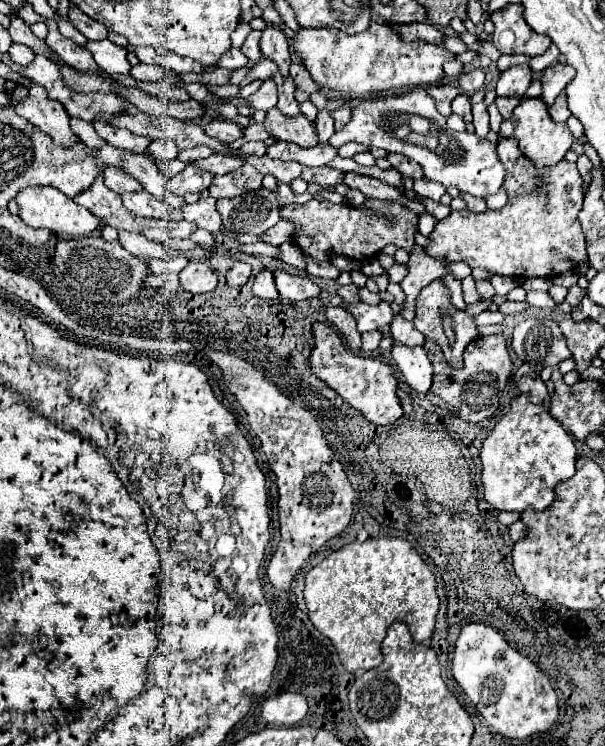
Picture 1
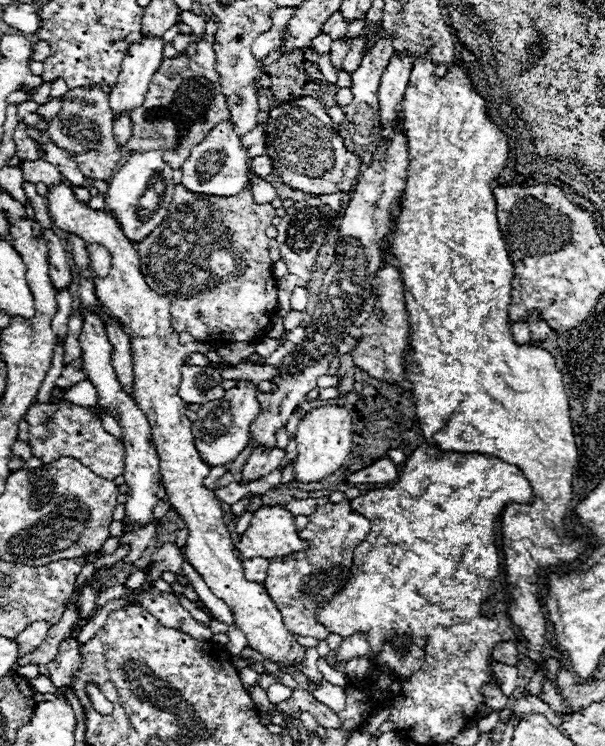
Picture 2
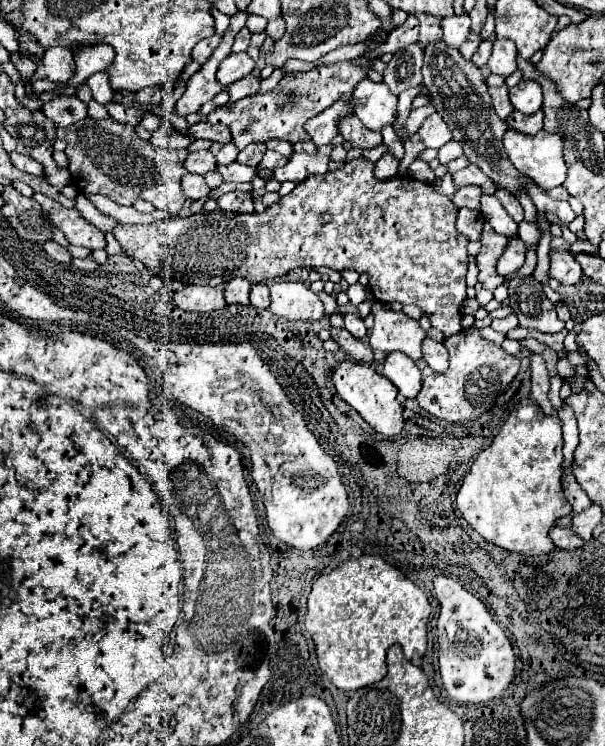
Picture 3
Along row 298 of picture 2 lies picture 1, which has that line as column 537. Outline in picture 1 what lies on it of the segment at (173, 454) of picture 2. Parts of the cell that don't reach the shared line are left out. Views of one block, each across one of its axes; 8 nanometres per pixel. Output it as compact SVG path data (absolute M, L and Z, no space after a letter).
M524 98L520 102L520 106L514 110L514 114L502 122L498 133L501 138L516 138L520 142L522 154L528 156L534 166L558 164L574 144L574 138L572 138L568 126L556 124L550 118L544 102L540 102L540 98Z

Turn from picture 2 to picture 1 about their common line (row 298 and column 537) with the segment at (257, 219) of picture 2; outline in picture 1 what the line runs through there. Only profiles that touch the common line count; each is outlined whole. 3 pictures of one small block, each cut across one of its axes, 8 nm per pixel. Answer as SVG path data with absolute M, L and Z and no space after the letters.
M504 138L498 142L498 158L506 170L504 190L508 192L508 204L500 210L486 210L484 214L474 214L468 208L460 212L450 212L448 218L440 220L430 234L432 242L426 246L426 252L434 258L446 258L450 262L466 262L470 268L484 268L490 274L504 274L516 278L552 278L568 270L578 268L588 262L584 232L578 222L578 212L582 206L582 178L576 170L576 164L566 160L556 166L536 168L520 150L514 138Z

